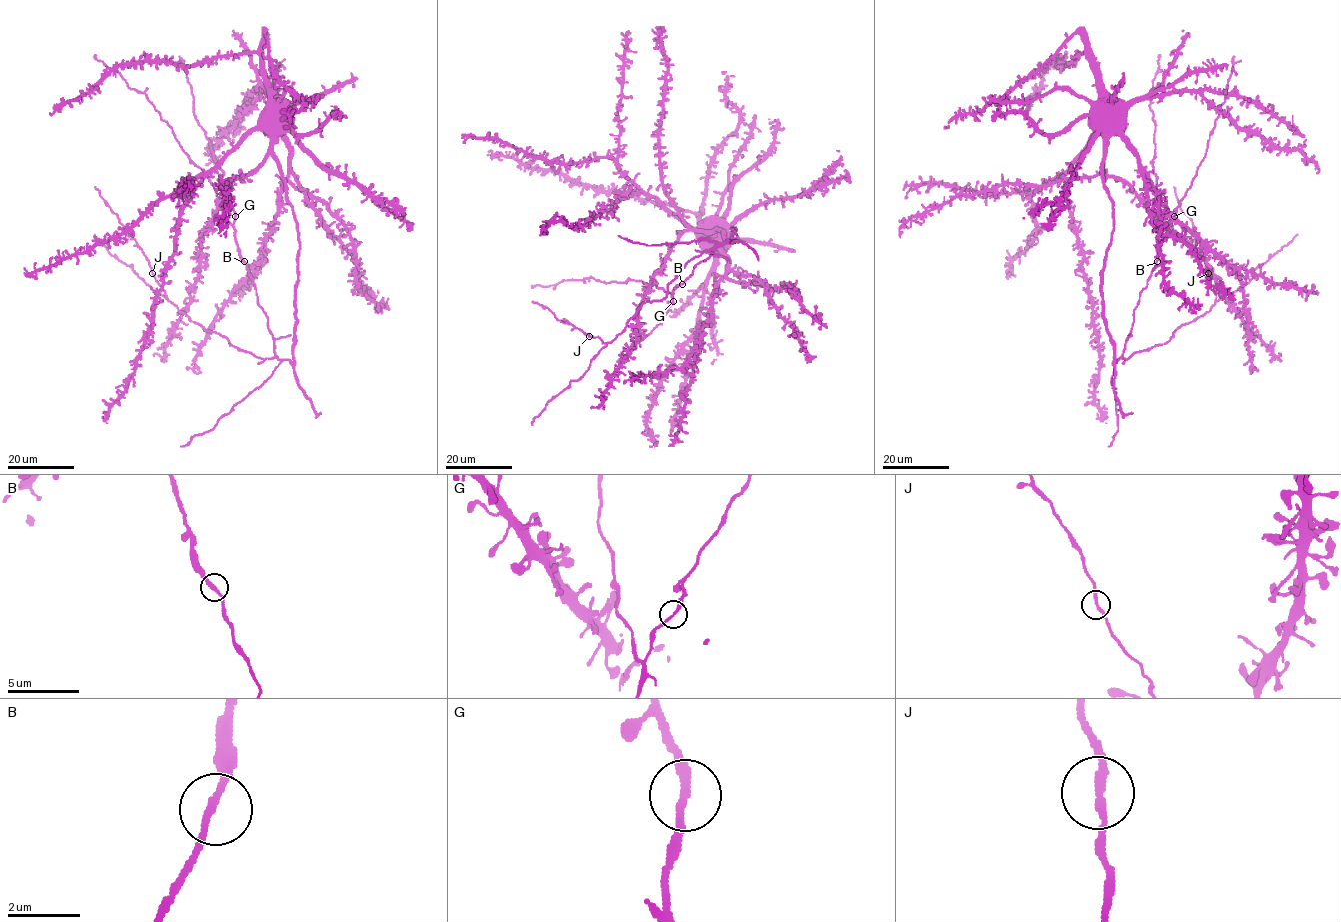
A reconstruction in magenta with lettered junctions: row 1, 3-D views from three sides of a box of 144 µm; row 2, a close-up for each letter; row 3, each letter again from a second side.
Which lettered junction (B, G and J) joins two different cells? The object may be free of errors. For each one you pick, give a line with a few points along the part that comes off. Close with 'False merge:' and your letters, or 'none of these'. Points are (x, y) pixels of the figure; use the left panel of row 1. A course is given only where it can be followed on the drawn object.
False merge: none of these

